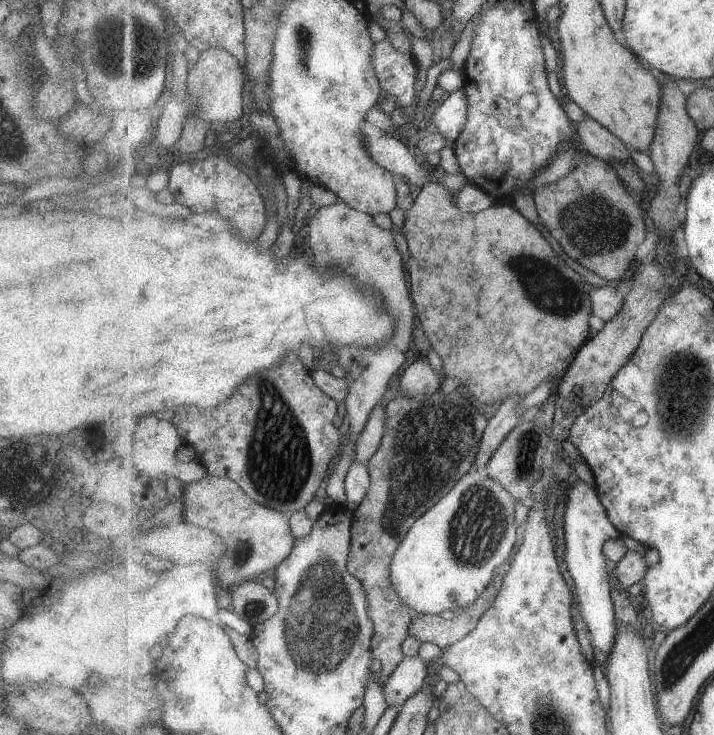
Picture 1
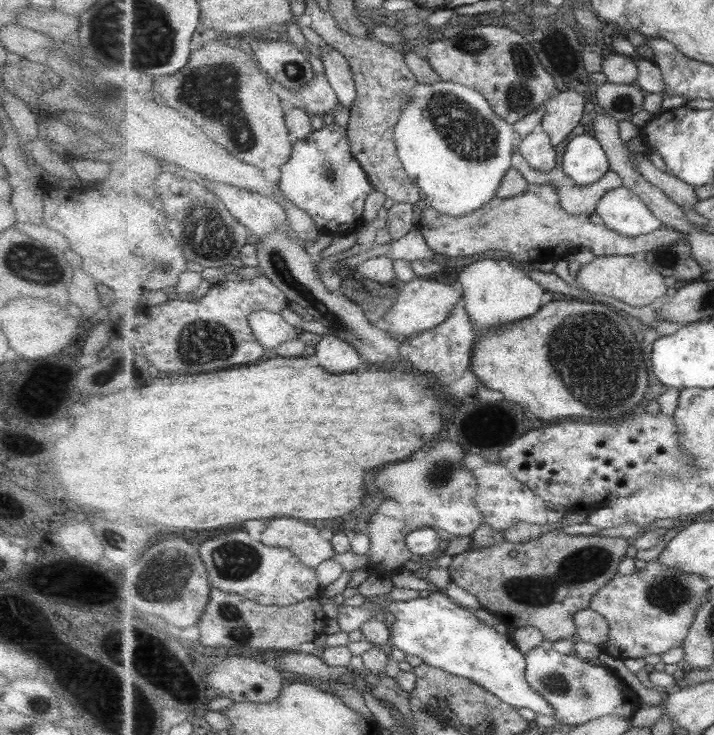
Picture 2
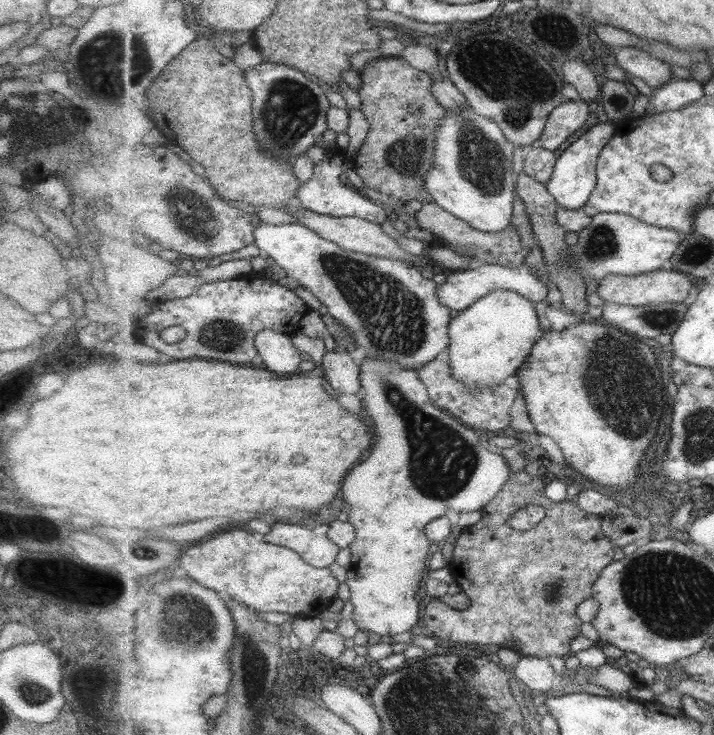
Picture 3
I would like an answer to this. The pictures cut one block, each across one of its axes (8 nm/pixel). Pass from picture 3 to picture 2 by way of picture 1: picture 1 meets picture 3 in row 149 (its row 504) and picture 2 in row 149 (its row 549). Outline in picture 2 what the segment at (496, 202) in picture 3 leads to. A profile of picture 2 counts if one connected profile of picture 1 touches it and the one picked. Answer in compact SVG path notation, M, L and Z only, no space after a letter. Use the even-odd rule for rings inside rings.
M441 80L431 84L418 83L409 92L407 101L403 101L402 108L401 118L395 126L395 142L404 168L426 196L426 207L461 217L482 209L497 197L507 170L513 167L516 132L511 123L494 111L481 92L462 83Z

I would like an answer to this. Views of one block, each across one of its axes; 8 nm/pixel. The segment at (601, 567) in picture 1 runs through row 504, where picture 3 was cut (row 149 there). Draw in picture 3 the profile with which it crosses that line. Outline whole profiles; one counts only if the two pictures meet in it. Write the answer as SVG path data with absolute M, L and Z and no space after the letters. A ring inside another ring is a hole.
M608 120L591 127L573 142L558 158L551 180L546 184L556 201L565 208L582 209L590 200L591 193L598 185L598 162L603 149L610 144L616 133L617 123Z

